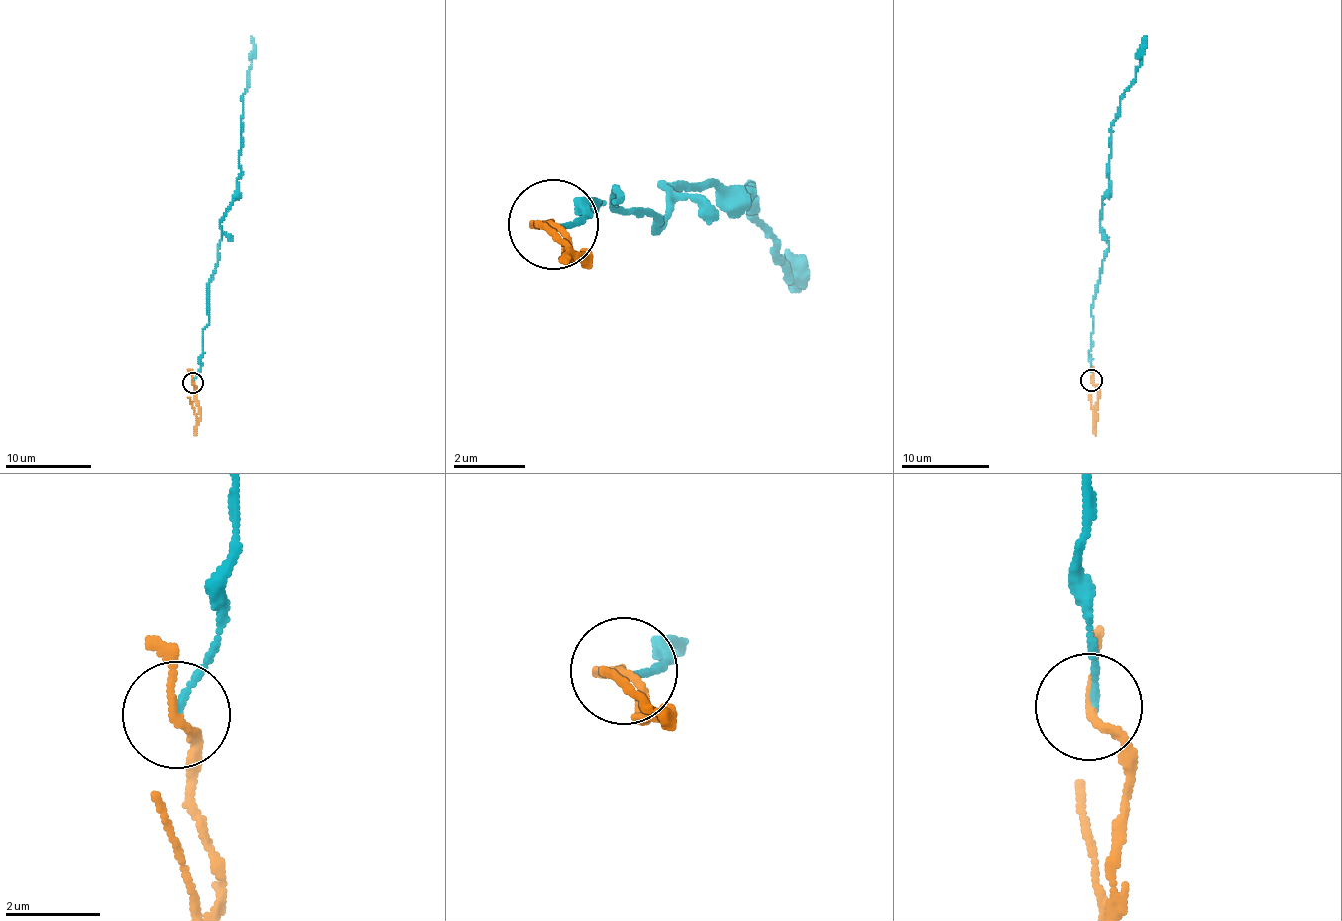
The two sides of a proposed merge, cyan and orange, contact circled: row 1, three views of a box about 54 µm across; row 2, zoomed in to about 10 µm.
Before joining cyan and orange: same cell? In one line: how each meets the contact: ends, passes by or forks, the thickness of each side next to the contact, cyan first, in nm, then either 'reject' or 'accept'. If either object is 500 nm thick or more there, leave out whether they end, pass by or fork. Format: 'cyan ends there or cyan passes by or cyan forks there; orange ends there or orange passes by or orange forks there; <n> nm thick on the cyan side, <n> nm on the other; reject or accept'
cyan ends there; orange passes by; 140 nm thick on the cyan side, 150 nm on the other; reject

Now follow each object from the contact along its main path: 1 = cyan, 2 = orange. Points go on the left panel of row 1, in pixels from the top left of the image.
1: (192, 382), (203, 355), (202, 329), (209, 322), (220, 220), (234, 198), (241, 172), (251, 36)
2: (192, 382), (196, 416), (194, 435)

